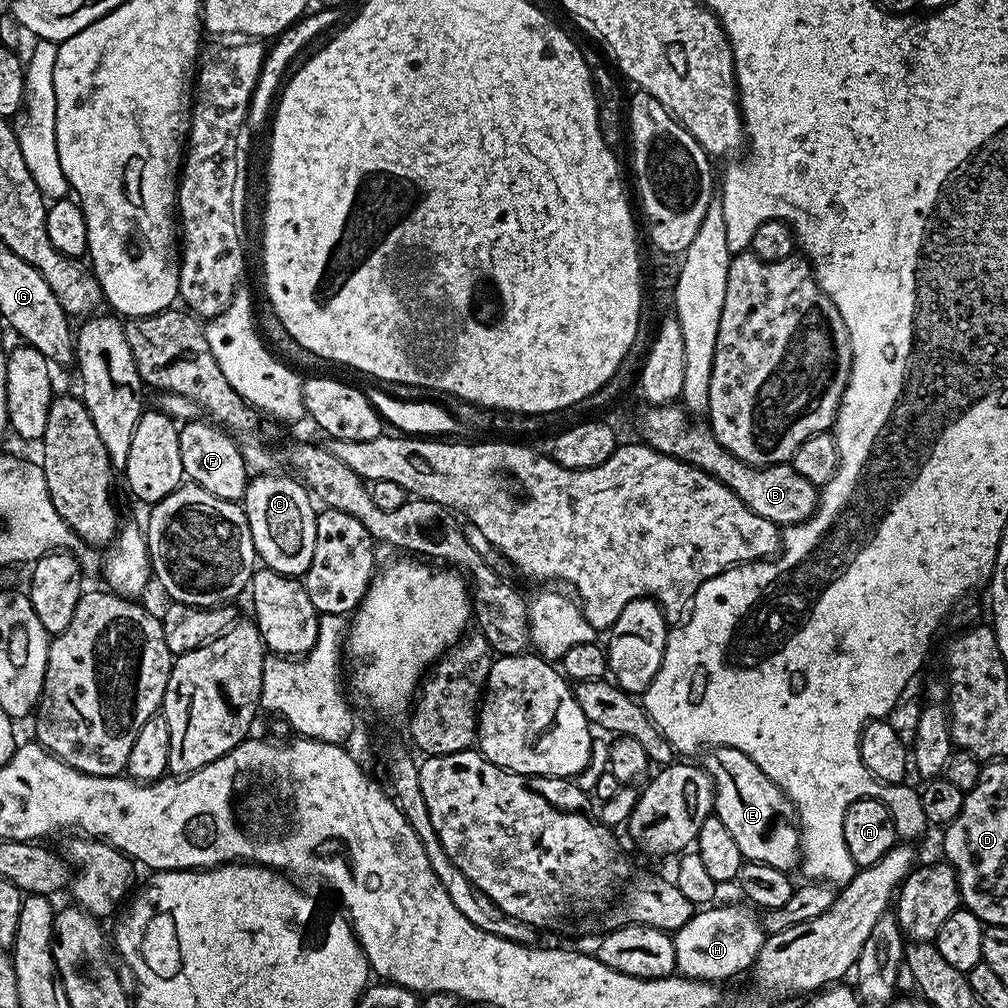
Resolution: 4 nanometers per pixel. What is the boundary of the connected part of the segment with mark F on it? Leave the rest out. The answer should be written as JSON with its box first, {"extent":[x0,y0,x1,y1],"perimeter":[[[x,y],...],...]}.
{"extent":[180,418,250,501],"perimeter":[[[203,418],[189,420],[180,428],[180,453],[185,477],[191,483],[202,486],[202,490],[210,490],[210,494],[218,498],[243,501],[250,473],[248,467],[244,465],[240,444],[232,441],[230,438],[232,436],[223,427],[204,420]]]}

